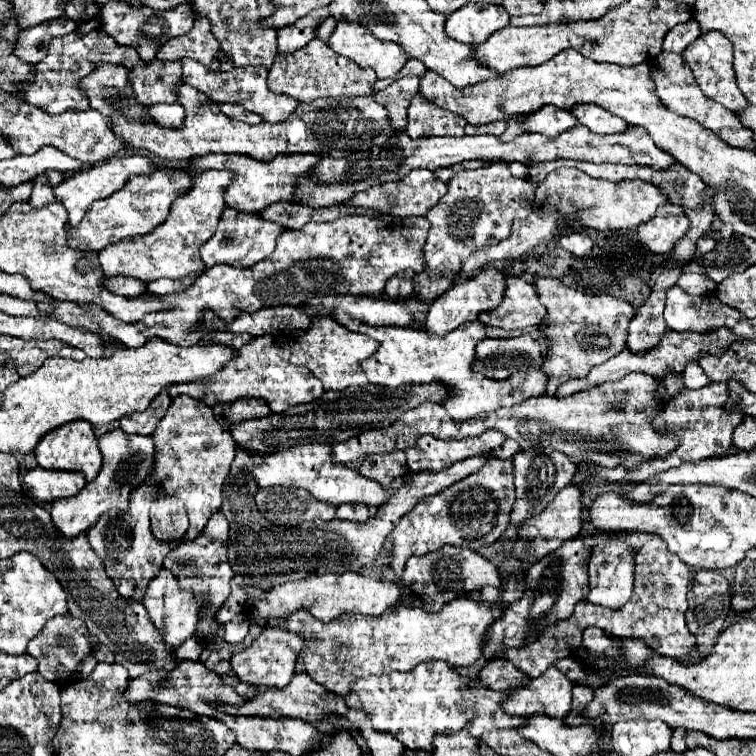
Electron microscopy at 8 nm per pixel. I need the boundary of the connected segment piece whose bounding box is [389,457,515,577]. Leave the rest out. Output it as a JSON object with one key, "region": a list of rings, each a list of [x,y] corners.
{"region":[[[489,459],[477,473],[461,479],[459,483],[447,487],[439,495],[431,499],[429,513],[419,513],[419,505],[401,517],[397,527],[391,531],[393,547],[389,553],[391,569],[397,577],[403,575],[405,563],[411,555],[421,557],[431,551],[441,549],[445,543],[467,547],[477,541],[497,541],[507,525],[509,511],[515,503],[515,487],[513,487],[513,465],[503,459]]]}

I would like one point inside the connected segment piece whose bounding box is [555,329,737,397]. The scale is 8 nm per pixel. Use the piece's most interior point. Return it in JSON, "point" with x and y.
{"point":[671,355]}

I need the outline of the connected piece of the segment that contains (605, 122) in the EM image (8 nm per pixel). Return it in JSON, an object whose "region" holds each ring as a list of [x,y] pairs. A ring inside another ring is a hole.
{"region":[[[585,103],[581,107],[573,107],[571,111],[577,121],[585,127],[589,127],[593,133],[599,133],[599,135],[607,135],[607,133],[621,133],[625,131],[627,123],[621,119],[621,117],[615,117],[611,115],[609,111],[593,105],[593,103]]]}

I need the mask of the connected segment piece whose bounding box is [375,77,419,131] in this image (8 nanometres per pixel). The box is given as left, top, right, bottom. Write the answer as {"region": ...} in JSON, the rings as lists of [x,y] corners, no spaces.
{"region":[[[401,77],[395,83],[391,83],[387,89],[375,93],[377,103],[385,105],[393,129],[397,131],[405,129],[407,109],[413,95],[417,93],[417,87],[419,87],[419,77]]]}

